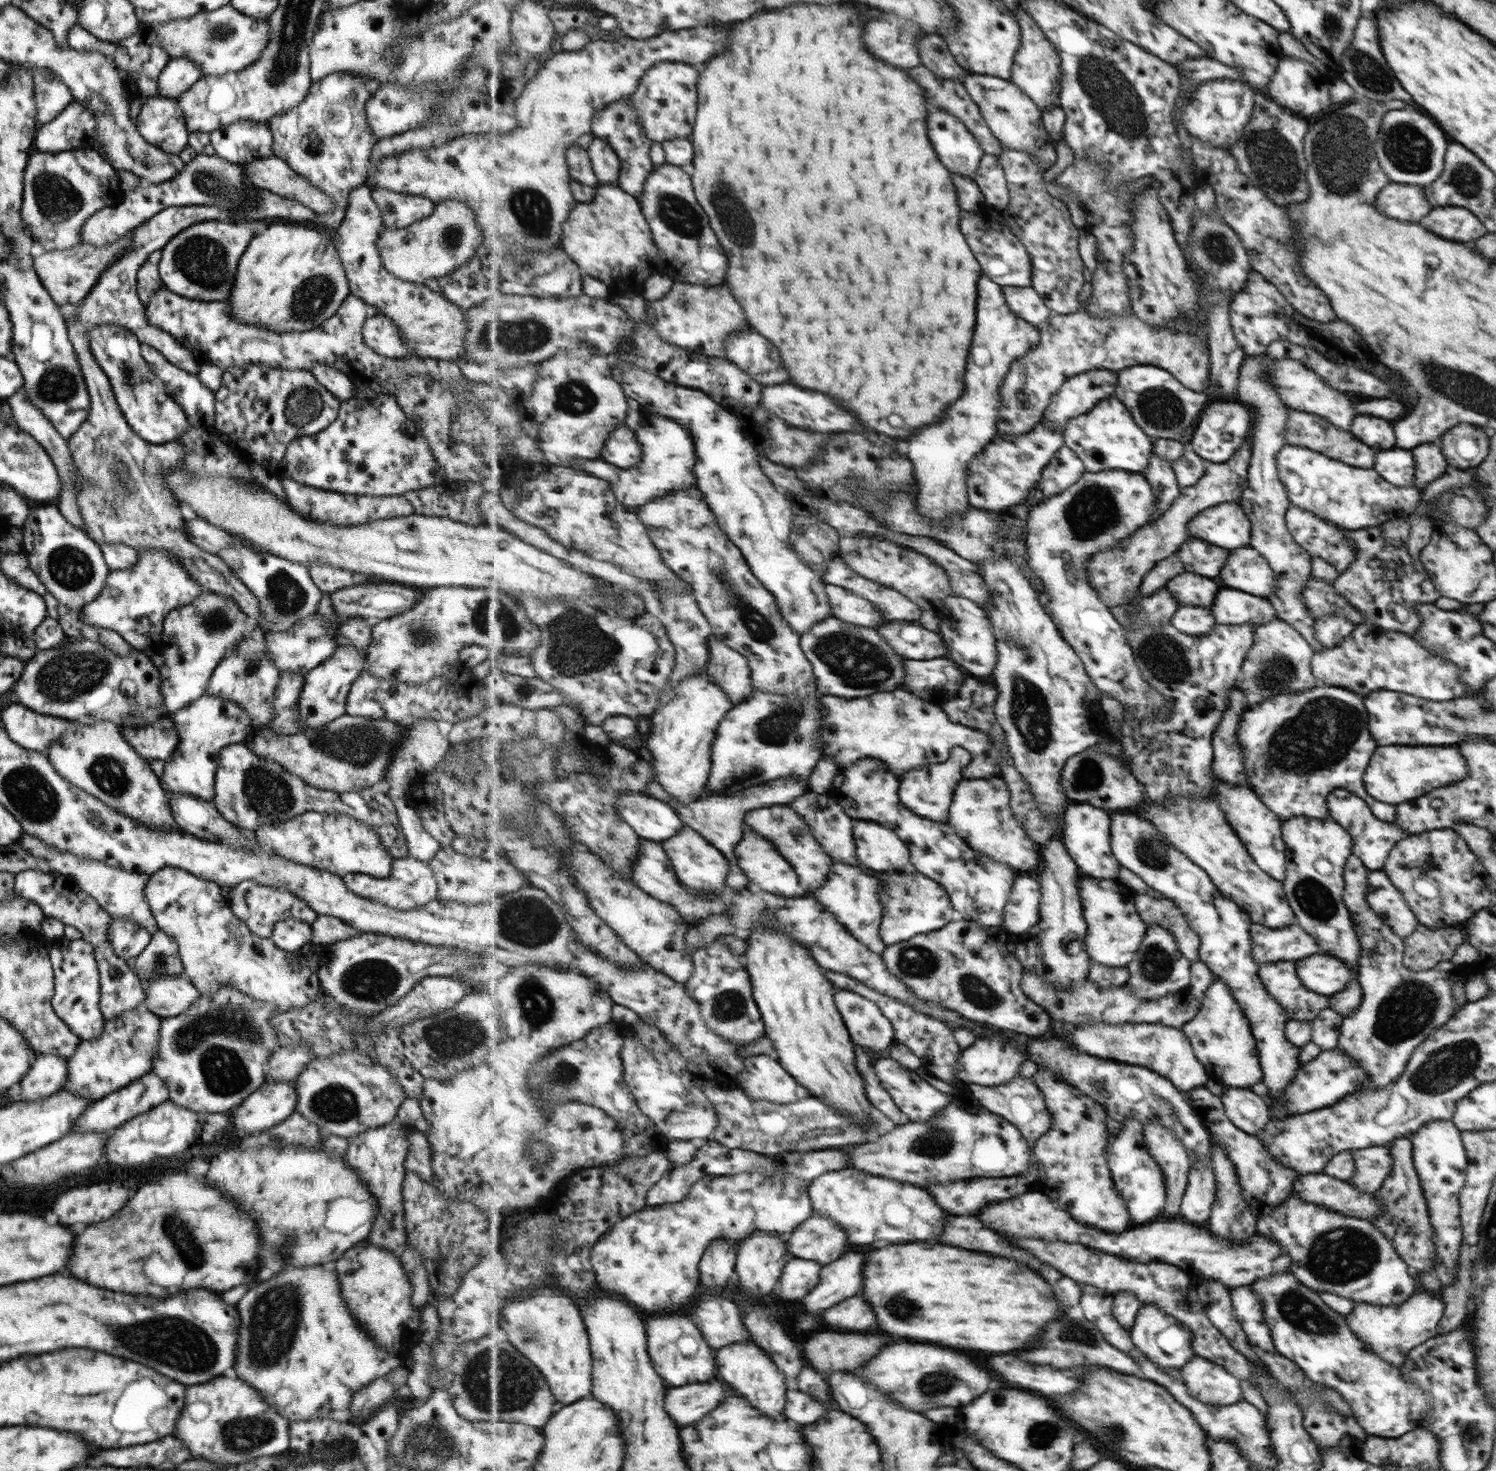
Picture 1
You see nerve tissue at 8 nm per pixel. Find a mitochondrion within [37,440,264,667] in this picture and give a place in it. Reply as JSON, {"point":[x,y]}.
{"point":[70,567]}

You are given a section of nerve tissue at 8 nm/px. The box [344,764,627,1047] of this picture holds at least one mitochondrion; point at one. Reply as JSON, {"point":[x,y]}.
{"point":[527,921]}

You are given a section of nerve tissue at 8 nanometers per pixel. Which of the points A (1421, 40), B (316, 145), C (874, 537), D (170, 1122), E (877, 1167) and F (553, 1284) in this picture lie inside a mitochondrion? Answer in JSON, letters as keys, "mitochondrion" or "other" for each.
{"A":"other","B":"mitochondrion","C":"other","D":"other","E":"other","F":"other"}

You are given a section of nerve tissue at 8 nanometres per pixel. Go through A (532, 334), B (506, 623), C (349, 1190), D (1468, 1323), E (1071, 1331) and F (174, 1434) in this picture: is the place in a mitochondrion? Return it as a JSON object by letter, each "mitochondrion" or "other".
{"A":"mitochondrion","B":"mitochondrion","C":"other","D":"other","E":"mitochondrion","F":"other"}

